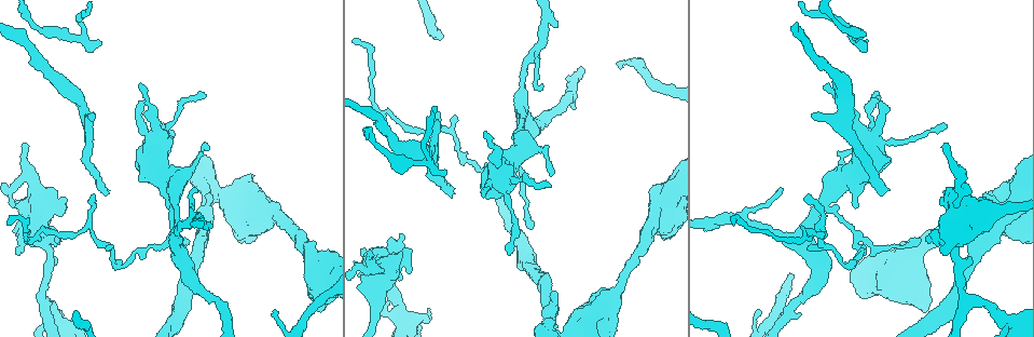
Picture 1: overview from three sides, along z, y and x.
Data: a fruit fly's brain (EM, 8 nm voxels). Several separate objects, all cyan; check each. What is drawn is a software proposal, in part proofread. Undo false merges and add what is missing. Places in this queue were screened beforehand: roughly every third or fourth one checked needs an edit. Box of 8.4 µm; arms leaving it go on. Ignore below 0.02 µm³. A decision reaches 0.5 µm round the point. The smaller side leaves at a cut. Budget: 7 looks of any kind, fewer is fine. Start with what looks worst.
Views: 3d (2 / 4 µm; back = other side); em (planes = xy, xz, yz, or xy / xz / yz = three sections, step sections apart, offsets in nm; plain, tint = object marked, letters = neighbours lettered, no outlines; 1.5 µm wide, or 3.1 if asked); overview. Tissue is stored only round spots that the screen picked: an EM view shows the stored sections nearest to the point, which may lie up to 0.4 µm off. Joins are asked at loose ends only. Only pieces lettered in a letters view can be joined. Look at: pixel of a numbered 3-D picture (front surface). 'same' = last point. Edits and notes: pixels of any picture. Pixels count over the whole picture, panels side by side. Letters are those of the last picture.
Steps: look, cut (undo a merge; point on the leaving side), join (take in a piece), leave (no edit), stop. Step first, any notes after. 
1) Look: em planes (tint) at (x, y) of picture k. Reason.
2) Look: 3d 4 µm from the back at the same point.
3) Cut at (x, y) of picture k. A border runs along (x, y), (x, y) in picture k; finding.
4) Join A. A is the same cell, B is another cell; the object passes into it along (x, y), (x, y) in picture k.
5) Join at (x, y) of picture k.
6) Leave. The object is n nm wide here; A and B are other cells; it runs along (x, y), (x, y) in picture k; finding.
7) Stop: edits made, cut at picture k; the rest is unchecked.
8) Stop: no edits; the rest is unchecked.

Look: 3d 4 µm at (108, 191) of picture 1. Branch stops here.

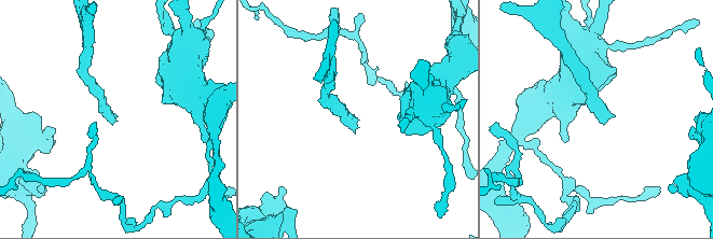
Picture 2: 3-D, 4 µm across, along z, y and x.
Look: em planes (letters) at (613, 115) of picture 2. Shape alone is not enough.

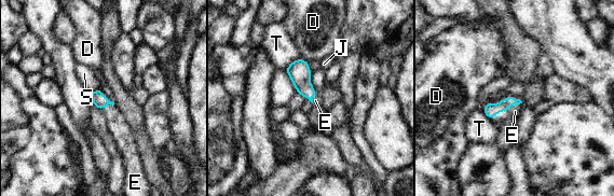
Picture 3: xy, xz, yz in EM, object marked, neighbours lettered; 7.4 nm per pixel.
Join at (515, 111) of picture 3. The longest contact is with E, 260 nm; E is the same cell, D, J, S and T are other cells; the neuron continues.

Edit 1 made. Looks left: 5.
Look: em xy step 8 (letters) at (25, 143) of picture 1. An open end.

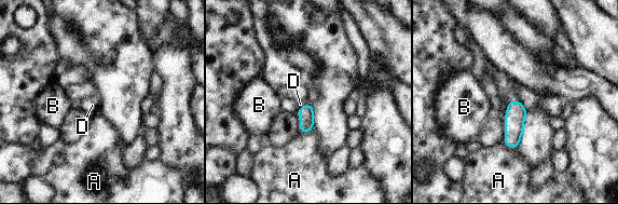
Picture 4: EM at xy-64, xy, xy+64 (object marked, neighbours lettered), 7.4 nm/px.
Leave. A, B and D are other cells; a border runs along (308, 103), (304, 104), (297, 111) in picture 4; no lettered piece goes on from it.

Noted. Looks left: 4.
Look: em planes (tint) at (1010, 186) of picture 1. An open end.

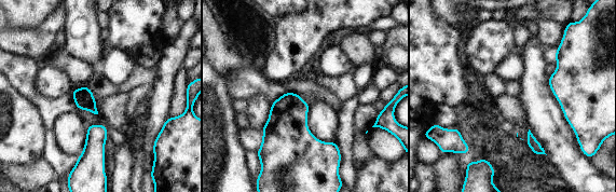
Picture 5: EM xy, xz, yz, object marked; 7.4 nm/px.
Look: em planes (letters) at the same point.

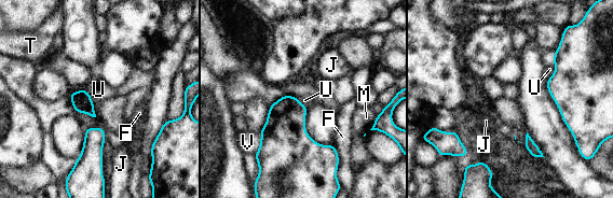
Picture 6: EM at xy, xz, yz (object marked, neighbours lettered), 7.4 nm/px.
Leave. F, J, M, T, U and V are other cells; a border runs along (553, 59), (554, 73), (547, 80) in picture 6; none of them fits.

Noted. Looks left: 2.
Stop: edits made, join at picture 3; the rest is unchecked.

